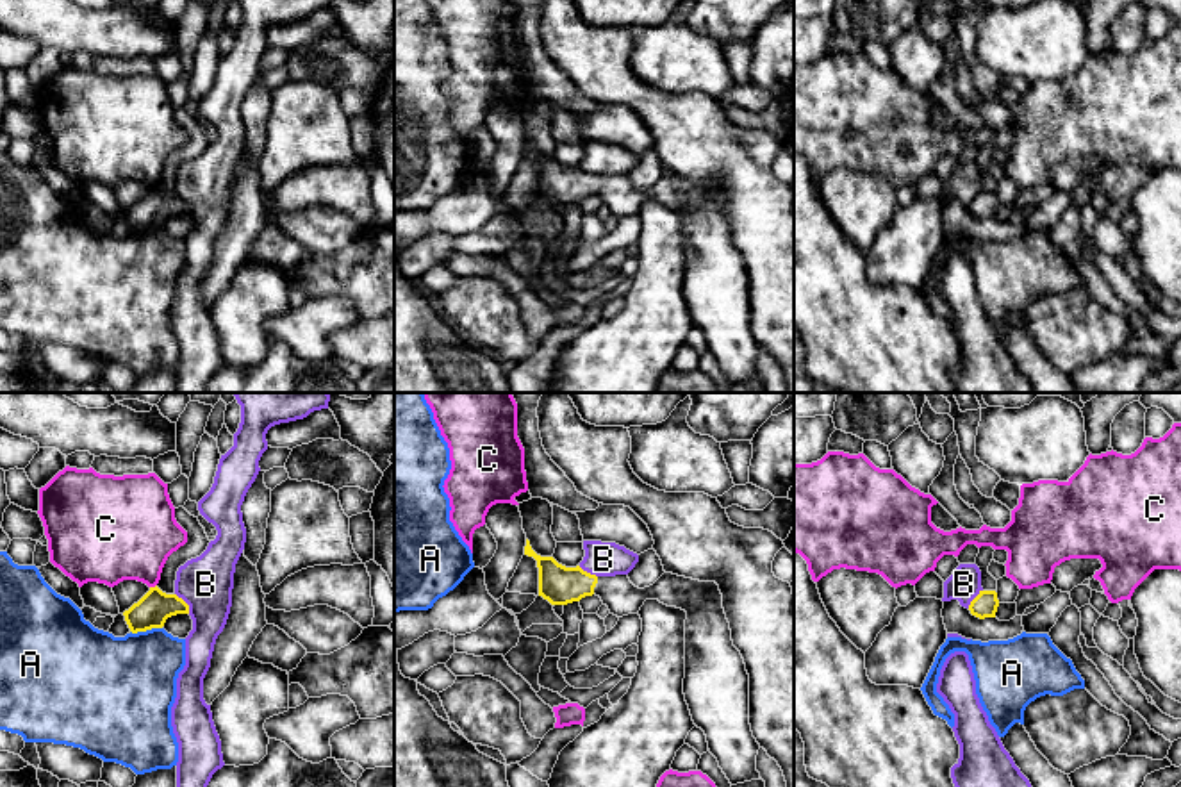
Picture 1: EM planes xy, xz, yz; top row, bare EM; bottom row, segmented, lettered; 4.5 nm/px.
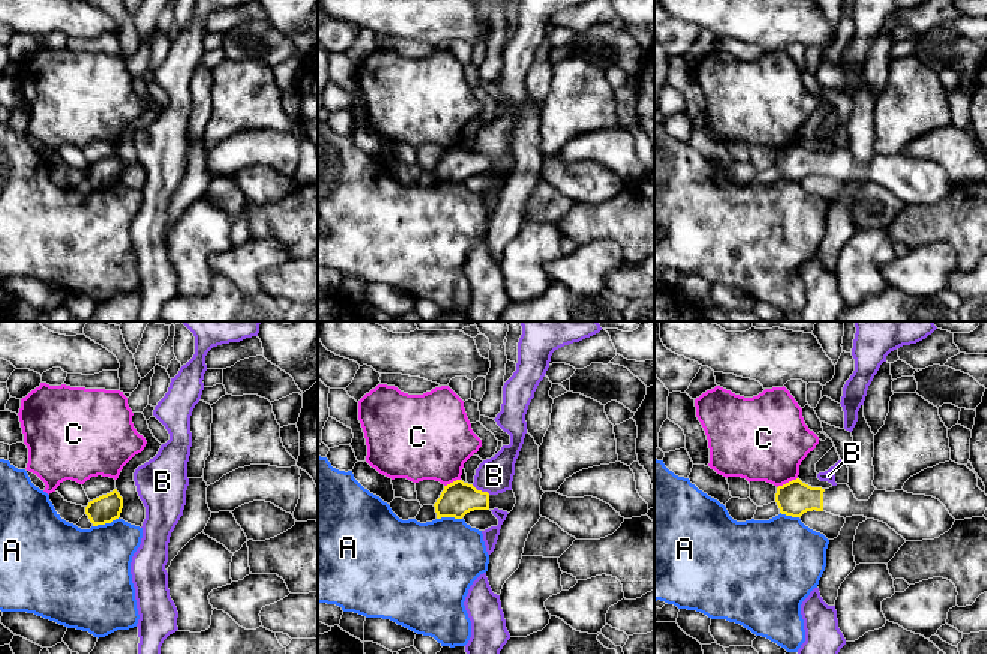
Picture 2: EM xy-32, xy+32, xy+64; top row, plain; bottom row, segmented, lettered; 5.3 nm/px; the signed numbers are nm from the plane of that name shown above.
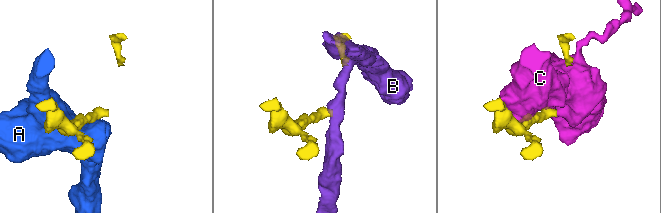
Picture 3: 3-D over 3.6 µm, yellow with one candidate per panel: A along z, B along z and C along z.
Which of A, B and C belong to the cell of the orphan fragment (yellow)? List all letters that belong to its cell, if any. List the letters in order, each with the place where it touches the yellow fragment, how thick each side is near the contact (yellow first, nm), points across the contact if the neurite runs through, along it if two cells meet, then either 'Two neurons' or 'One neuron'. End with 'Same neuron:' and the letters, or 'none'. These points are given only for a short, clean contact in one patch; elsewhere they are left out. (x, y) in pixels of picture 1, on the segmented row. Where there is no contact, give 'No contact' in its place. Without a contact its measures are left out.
A: Touches yellow at xy (145, 630). Thickness 150 nm (yellow) against 420 nm. Two neurons
B: Touches yellow at xy (186, 604). Thickness 150 nm (yellow) against 240 nm. Boundary: xy (175, 593), (188, 605), (189, 613). Two neurons
C: Touches yellow at xy (152, 588). Thickness 150 nm (yellow) against 380 nm. Two neurons
Same neuron: none

